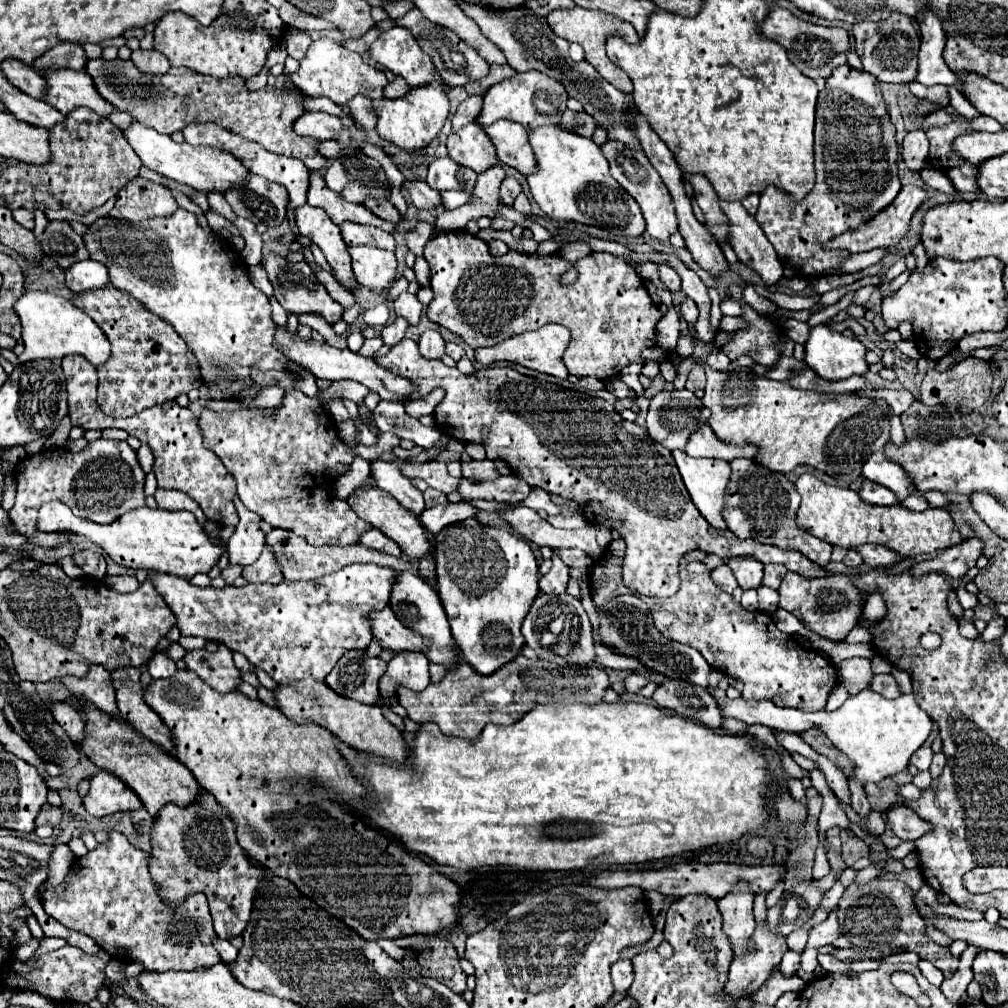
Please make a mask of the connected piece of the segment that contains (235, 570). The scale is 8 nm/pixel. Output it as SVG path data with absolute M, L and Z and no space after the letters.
M229 564L221 571L221 576L226 582L226 585L233 585L236 578L242 575L243 566Z

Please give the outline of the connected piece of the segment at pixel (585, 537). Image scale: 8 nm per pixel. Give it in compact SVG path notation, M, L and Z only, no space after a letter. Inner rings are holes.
M516 506L508 510L500 510L500 516L514 528L518 536L524 540L534 542L536 546L550 546L550 548L580 548L590 554L594 560L602 556L600 546L596 544L596 530L594 526L578 528L578 530L558 530L550 526L544 518L526 506Z

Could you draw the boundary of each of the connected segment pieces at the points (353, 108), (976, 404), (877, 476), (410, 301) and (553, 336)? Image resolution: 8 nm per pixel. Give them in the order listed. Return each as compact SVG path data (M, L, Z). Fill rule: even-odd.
M356 96L348 102L348 108L350 108L350 116L356 126L360 126L364 130L372 130L376 126L376 114L374 114L370 98Z
M966 358L964 362L956 364L952 370L948 372L938 372L938 370L928 370L922 382L922 390L920 390L920 402L928 404L928 406L936 406L936 404L944 404L944 406L968 406L968 408L980 408L992 392L992 370L990 364L978 358Z
M876 452L872 454L872 458L868 458L868 462L862 466L862 476L866 480L872 480L876 484L886 486L888 490L892 490L898 498L898 502L904 502L908 496L914 494L914 488L904 472L904 468L896 462L888 462L884 452Z
M402 292L398 296L398 300L394 302L394 312L396 316L404 316L404 320L410 324L410 326L416 326L420 322L420 316L422 316L422 304L418 302L418 298L414 294L408 294L408 292Z
M546 324L536 332L524 332L520 336L508 338L506 342L500 342L492 348L476 350L476 360L484 366L490 366L492 362L500 362L500 360L516 362L520 366L526 366L526 368L532 368L532 370L538 370L538 372L544 372L544 374L552 374L556 378L566 378L568 370L562 362L562 354L566 350L568 342L570 342L570 330L568 328L564 328L560 324Z

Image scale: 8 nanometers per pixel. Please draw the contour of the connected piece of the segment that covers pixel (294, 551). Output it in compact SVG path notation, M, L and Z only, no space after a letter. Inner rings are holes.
M272 530L266 534L266 546L276 554L276 562L280 562L280 570L284 574L286 580L312 580L312 578L320 578L326 574L332 574L348 564L354 562L372 562L372 564L380 564L380 566L394 566L394 570L412 570L412 564L402 560L402 558L394 558L376 550L366 550L362 544L352 544L352 546L310 546L306 544L304 538L296 536L290 530Z

